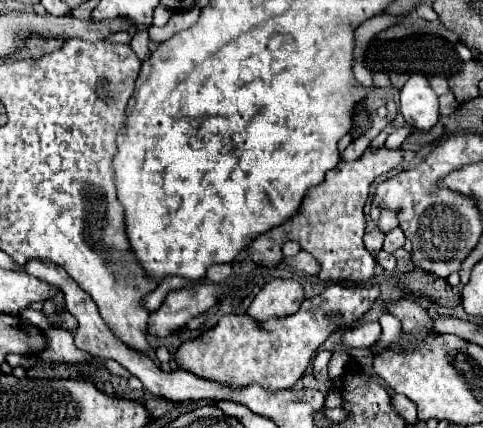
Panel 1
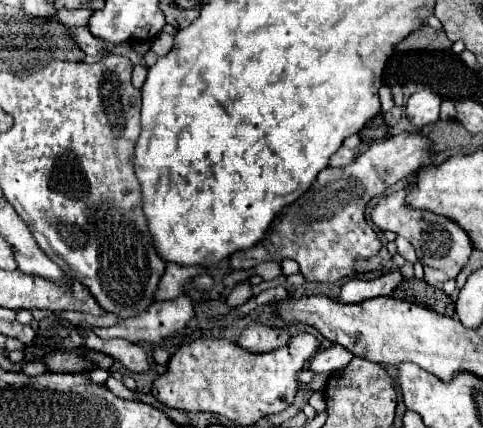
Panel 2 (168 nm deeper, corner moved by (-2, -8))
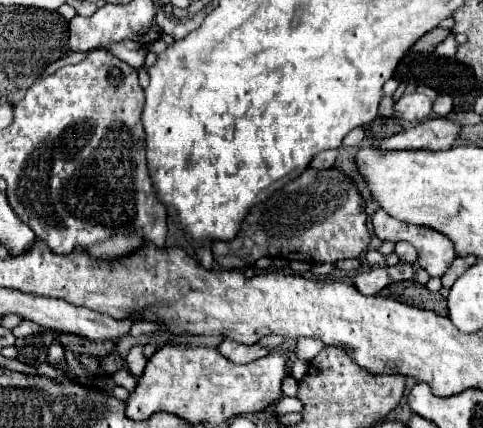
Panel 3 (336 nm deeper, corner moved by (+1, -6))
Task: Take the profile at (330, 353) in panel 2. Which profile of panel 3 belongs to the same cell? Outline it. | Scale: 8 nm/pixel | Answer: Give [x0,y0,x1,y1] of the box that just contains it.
[294,338,324,362]

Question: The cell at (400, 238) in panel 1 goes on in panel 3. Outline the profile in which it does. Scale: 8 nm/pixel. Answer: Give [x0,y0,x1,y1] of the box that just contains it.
[394,242,416,264]

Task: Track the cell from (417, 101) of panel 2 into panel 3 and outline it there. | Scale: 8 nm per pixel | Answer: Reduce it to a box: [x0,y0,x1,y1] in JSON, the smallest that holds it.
[394,94,432,122]

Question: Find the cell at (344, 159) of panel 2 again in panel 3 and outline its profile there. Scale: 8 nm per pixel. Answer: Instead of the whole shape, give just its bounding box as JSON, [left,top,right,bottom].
[310,150,338,170]

